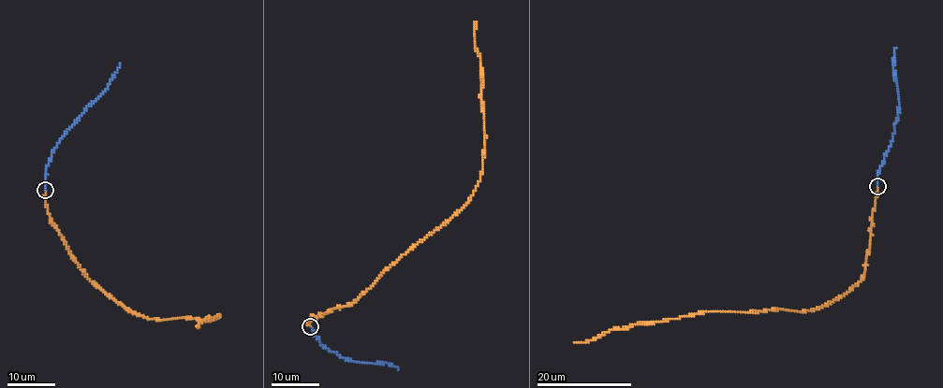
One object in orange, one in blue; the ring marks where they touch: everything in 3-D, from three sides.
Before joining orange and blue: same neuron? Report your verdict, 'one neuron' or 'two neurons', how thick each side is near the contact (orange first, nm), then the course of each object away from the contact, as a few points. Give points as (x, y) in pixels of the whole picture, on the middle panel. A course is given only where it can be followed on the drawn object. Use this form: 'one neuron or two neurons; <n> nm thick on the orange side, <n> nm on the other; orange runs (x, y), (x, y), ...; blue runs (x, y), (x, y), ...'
one neuron; 160 nm thick on the orange side, 180 nm on the other; orange runs (310, 326), (311, 316), (352, 304), (403, 255), (464, 206), (479, 179), (485, 147), (482, 72), (475, 21); blue runs (310, 326), (319, 342), (347, 360), (387, 364), (399, 369)

